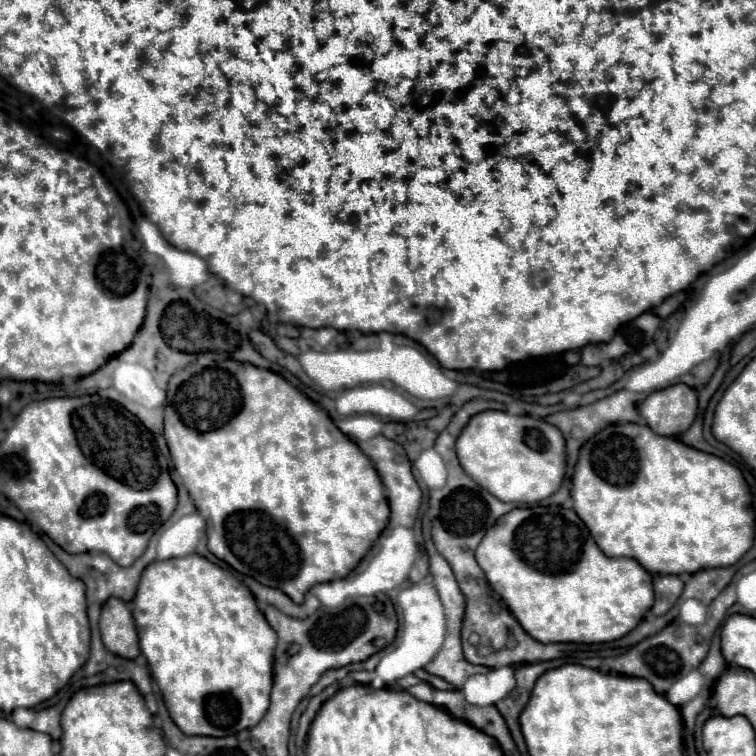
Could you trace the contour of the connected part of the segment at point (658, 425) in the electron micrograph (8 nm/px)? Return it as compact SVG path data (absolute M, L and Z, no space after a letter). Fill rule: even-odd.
M674 384L652 392L642 404L640 414L660 436L680 436L696 418L696 390L686 384Z

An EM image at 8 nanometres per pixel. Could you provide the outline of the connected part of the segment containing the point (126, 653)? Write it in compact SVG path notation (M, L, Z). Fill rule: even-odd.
M108 598L102 606L100 632L104 646L122 658L136 658L140 654L138 634L128 604L120 598Z

